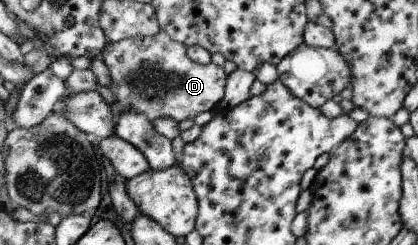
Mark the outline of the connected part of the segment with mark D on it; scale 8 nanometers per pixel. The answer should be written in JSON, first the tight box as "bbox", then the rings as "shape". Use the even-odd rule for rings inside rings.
{"bbox":[102,31,227,126],"shape":[[[159,31],[153,36],[126,38],[114,43],[107,42],[102,54],[102,61],[109,69],[112,81],[108,88],[113,93],[114,101],[108,105],[115,120],[115,126],[124,111],[144,114],[149,122],[160,118],[172,118],[178,123],[188,118],[193,120],[201,112],[212,111],[215,104],[219,104],[223,98],[227,78],[223,67],[212,62],[206,65],[193,62],[189,58],[188,47],[179,41],[174,41],[165,31]]]}

